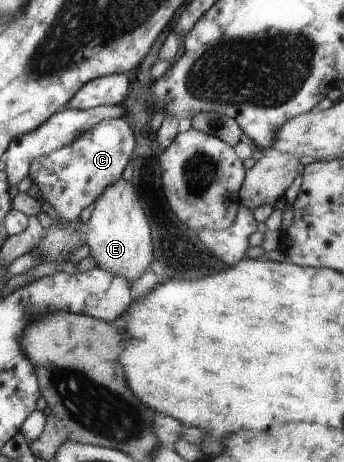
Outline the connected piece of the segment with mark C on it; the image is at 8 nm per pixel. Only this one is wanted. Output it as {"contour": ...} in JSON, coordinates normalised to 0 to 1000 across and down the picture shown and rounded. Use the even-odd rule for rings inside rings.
{"contour":[[[326,255],[282,266],[215,310],[96,344],[84,381],[113,400],[119,431],[145,439],[174,465],[169,481],[195,489],[230,474],[235,457],[276,439],[302,413],[355,387],[355,372],[387,346],[395,284],[372,258]]]}

